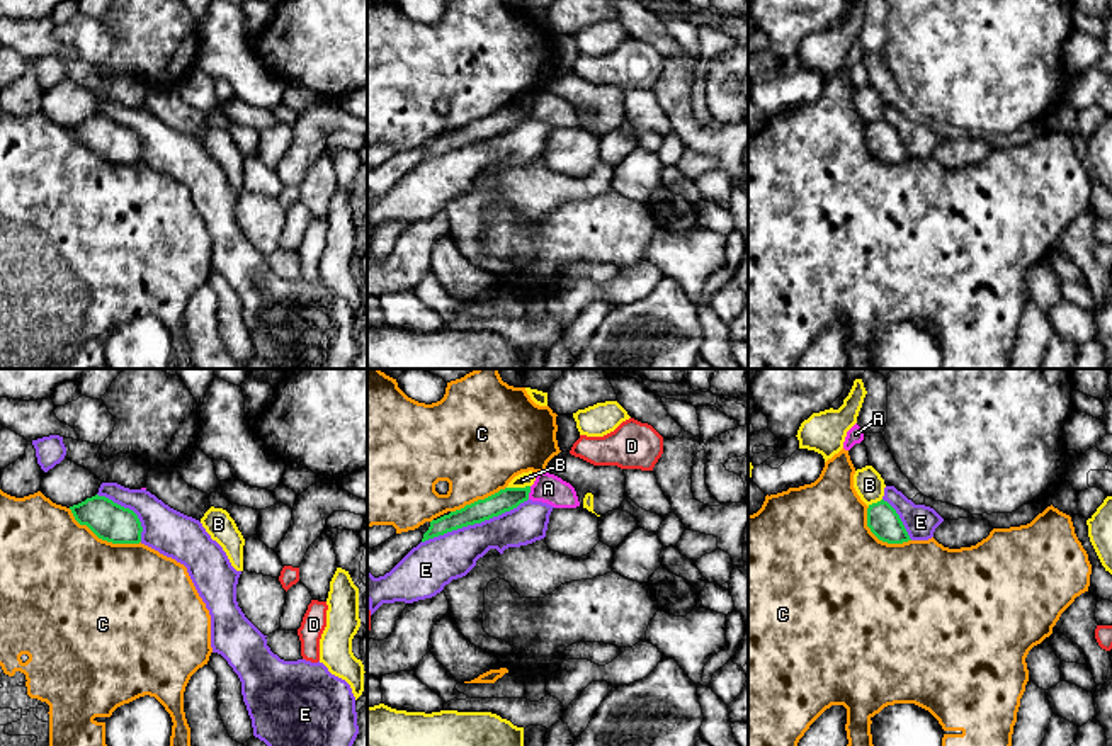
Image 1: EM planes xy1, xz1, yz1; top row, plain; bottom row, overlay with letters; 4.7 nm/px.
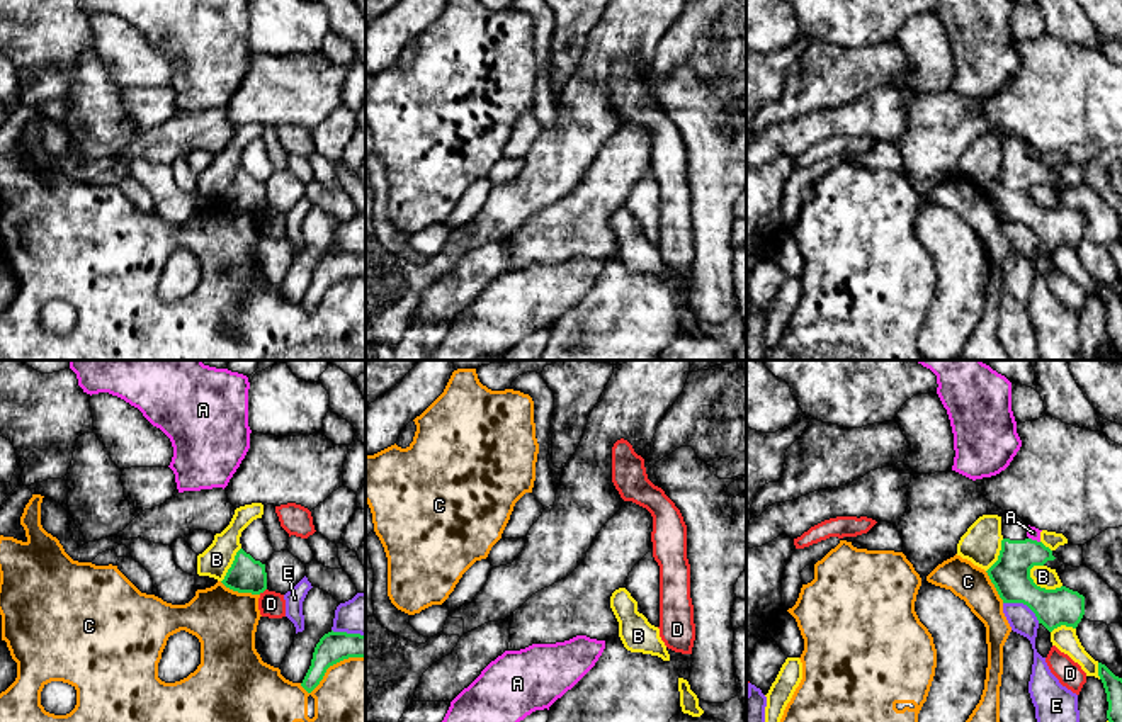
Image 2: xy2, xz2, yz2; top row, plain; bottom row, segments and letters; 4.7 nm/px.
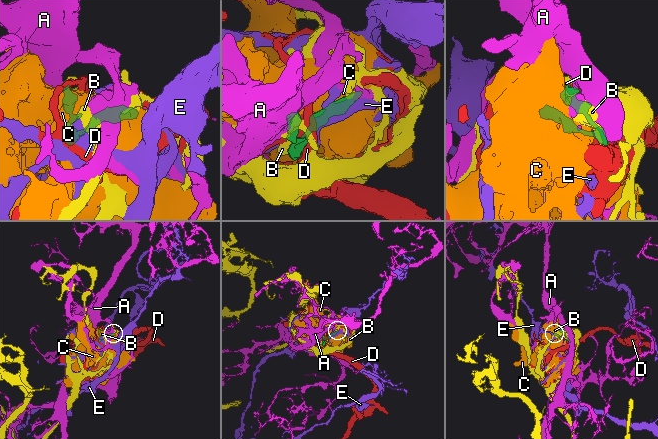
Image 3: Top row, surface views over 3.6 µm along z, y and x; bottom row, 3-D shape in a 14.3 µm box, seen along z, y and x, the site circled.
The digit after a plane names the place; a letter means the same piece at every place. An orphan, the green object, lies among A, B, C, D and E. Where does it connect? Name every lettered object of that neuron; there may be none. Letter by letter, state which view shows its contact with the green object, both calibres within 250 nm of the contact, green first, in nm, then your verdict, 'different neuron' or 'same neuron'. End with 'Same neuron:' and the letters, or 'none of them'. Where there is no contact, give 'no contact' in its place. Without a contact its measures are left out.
A: meets green in xz1; 110 nm thick on the green side, 140 nm on the other; different neuron
B: meets green in yz2; 190 nm thick on the green side, 100 nm on the other; different neuron
C: meets green in xy1; 180 nm thick on the green side, 500 nm on the other; different neuron
D: meets green in xy2; 160 nm thick on the green side, 120 nm on the other; different neuron
E: meets green in xz1; 110 nm thick on the green side, 220 nm on the other; different neuron
Same neuron: none of them

